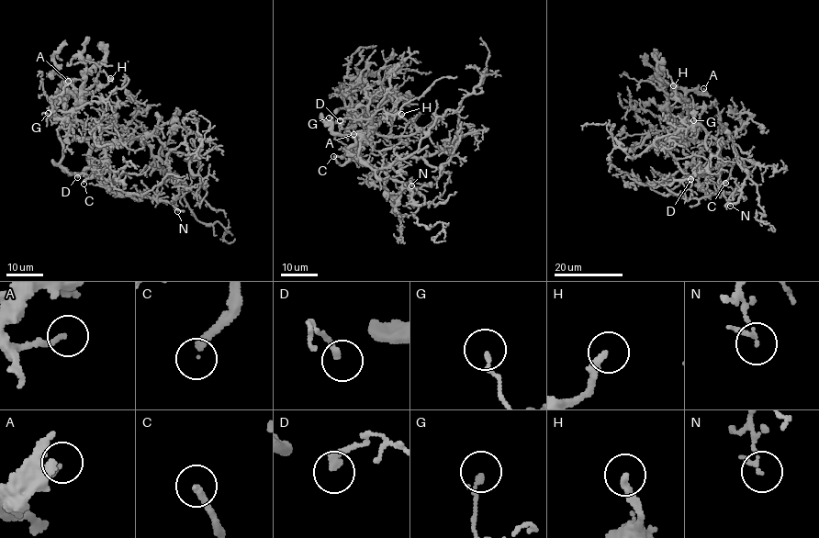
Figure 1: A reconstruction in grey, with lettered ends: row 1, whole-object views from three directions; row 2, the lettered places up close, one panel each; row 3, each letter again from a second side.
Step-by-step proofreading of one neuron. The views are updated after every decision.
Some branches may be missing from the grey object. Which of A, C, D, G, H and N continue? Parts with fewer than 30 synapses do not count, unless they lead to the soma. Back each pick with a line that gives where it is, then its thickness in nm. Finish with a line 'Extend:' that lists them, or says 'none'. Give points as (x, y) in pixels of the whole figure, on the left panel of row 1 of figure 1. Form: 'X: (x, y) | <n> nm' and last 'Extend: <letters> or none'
C: (84, 184) | 240 nm
Extend: C

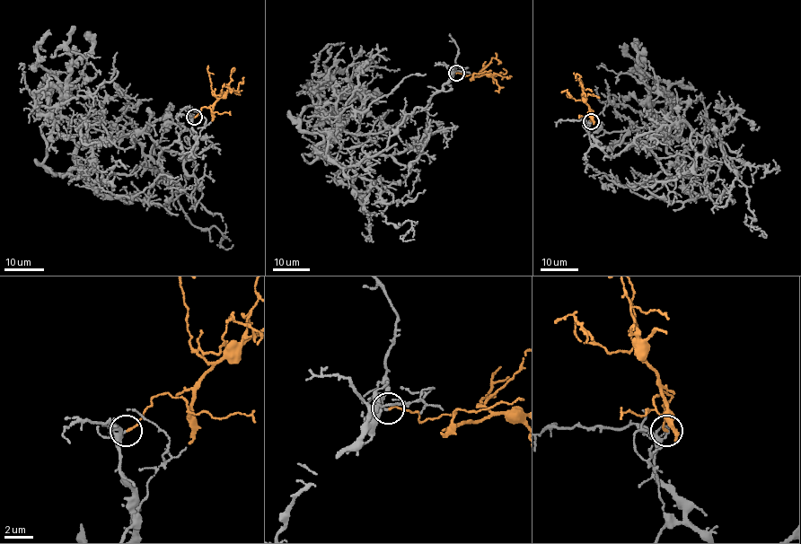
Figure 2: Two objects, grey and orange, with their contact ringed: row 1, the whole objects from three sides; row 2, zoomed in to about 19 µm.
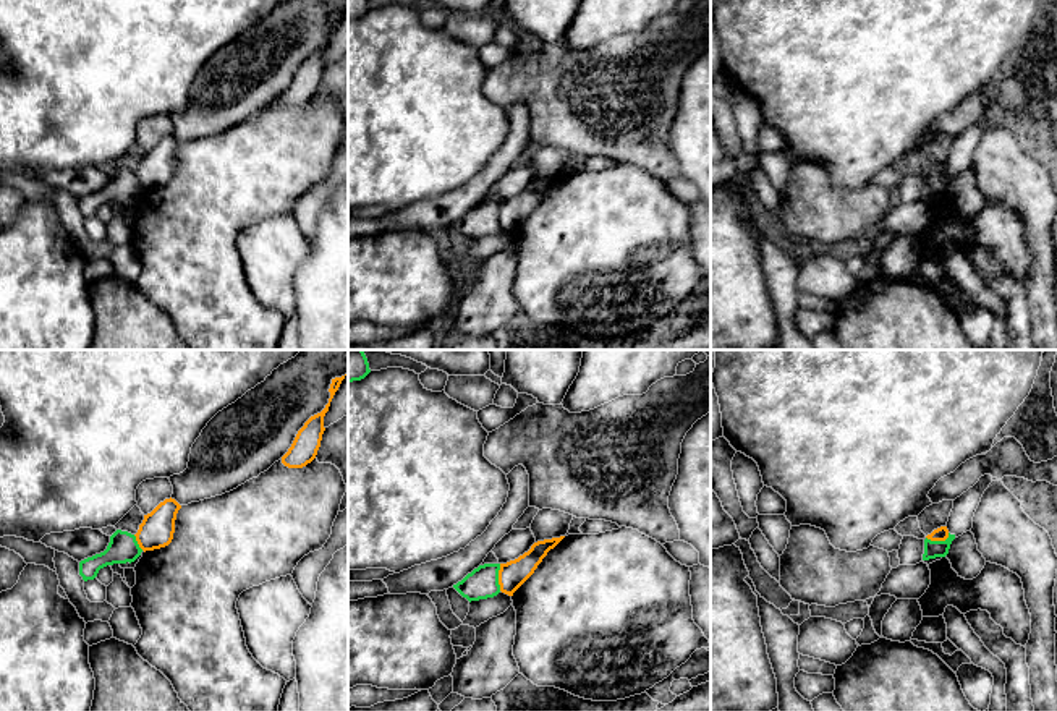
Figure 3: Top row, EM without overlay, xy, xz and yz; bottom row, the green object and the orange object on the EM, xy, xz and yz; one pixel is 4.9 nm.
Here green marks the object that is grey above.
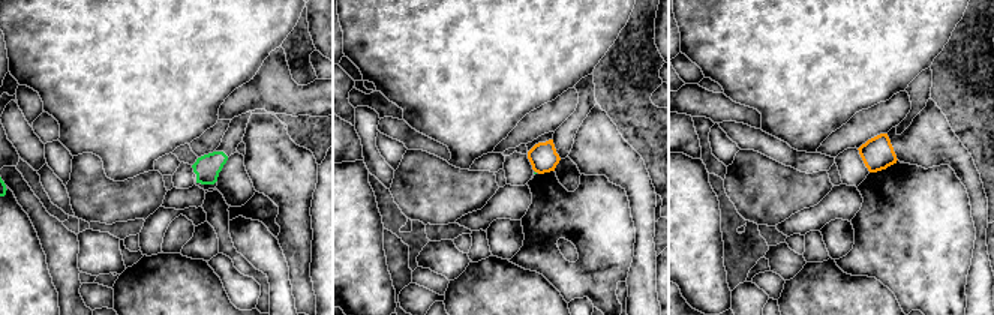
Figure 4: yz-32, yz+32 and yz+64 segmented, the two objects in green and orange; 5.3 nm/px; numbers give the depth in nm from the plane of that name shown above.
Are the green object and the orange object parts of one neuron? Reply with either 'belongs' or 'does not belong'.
does not belong

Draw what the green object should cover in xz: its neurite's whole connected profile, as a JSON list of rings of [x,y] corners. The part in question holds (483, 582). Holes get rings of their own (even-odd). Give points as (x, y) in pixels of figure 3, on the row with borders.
[[[500,564],[479,565],[453,588],[469,602],[494,598],[500,593],[499,570]]]

